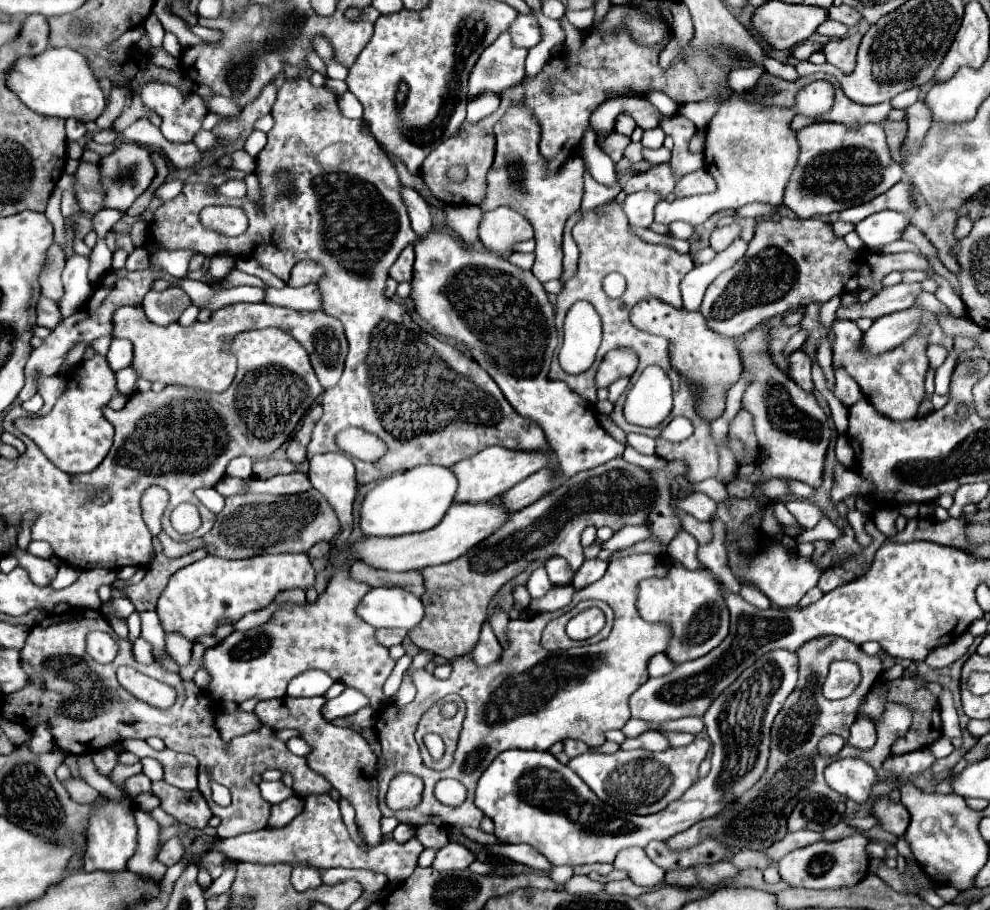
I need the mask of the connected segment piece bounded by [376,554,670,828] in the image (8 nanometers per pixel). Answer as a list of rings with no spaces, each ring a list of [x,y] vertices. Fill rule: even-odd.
[[[630,554],[624,558],[616,558],[608,564],[606,574],[582,588],[574,592],[574,600],[570,602],[572,606],[576,606],[580,600],[584,598],[594,598],[594,600],[604,600],[606,604],[610,604],[610,608],[614,610],[616,618],[614,618],[614,628],[610,632],[610,636],[598,644],[592,646],[580,646],[578,650],[564,650],[564,652],[548,652],[540,646],[540,634],[544,624],[548,624],[552,618],[560,616],[566,612],[566,608],[560,608],[558,612],[538,612],[534,614],[530,620],[510,620],[508,624],[508,636],[510,636],[510,648],[506,648],[502,652],[502,658],[496,664],[490,664],[486,668],[478,668],[468,656],[460,656],[454,660],[452,664],[452,676],[448,680],[440,680],[434,674],[422,670],[414,670],[412,672],[412,682],[418,688],[416,700],[410,702],[404,708],[398,708],[396,704],[384,704],[378,710],[378,722],[376,722],[376,732],[378,732],[378,740],[382,746],[382,756],[390,758],[394,764],[388,766],[386,770],[380,772],[380,792],[378,792],[378,804],[382,810],[382,816],[396,816],[398,822],[410,824],[414,828],[420,828],[424,824],[436,824],[440,828],[452,828],[452,826],[472,826],[472,828],[480,828],[480,820],[482,820],[482,812],[474,806],[474,790],[476,790],[476,782],[482,776],[482,772],[488,768],[488,764],[504,750],[512,750],[512,748],[520,748],[520,750],[548,750],[554,742],[560,742],[564,738],[578,738],[582,742],[586,742],[588,746],[600,746],[606,742],[604,734],[608,730],[614,728],[622,728],[628,720],[630,720],[630,708],[628,708],[628,698],[632,696],[632,692],[636,692],[646,680],[648,680],[648,670],[646,664],[648,660],[658,654],[664,652],[670,640],[670,630],[664,624],[650,624],[640,620],[638,612],[636,612],[636,586],[640,580],[644,578],[652,578],[652,576],[664,576],[666,574],[666,560],[652,556],[652,554]],[[446,694],[460,694],[466,702],[466,718],[462,724],[462,734],[458,740],[458,756],[454,756],[454,762],[450,768],[438,772],[428,768],[422,758],[420,758],[420,750],[418,744],[414,742],[414,732],[416,732],[416,724],[420,722],[422,714],[436,704],[440,698],[444,698]],[[400,772],[410,772],[414,776],[420,776],[424,780],[424,792],[422,792],[422,802],[412,808],[412,810],[400,810],[400,812],[390,812],[390,808],[384,808],[384,794],[388,790],[390,780],[400,774]],[[440,778],[456,778],[460,780],[464,786],[468,786],[468,798],[464,804],[450,808],[450,806],[442,806],[434,798],[432,790],[434,784]]]

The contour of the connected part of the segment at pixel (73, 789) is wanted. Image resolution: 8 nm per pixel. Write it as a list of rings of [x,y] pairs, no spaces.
[[[70,778],[70,780],[64,782],[64,786],[66,786],[70,798],[72,798],[74,802],[78,802],[78,804],[92,804],[92,802],[96,800],[96,790],[90,788],[84,780],[74,780],[74,778]]]

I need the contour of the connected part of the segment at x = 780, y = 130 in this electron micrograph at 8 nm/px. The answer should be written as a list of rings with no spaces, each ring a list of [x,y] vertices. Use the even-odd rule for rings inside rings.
[[[748,92],[732,94],[726,102],[722,102],[706,130],[704,166],[716,180],[718,190],[712,196],[676,198],[674,202],[660,200],[654,210],[654,222],[672,224],[682,220],[696,226],[704,224],[704,220],[718,210],[736,210],[750,202],[780,206],[786,182],[800,152],[796,130],[792,130],[790,122],[790,108],[758,104]]]

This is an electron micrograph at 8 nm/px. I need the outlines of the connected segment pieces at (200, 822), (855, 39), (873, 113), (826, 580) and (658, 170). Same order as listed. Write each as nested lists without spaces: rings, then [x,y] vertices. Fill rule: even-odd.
[[[160,780],[152,784],[152,792],[160,798],[160,808],[178,822],[200,830],[208,826],[212,812],[200,790],[180,790]]]
[[[852,34],[852,36],[844,36],[840,40],[828,42],[822,50],[826,56],[826,62],[834,64],[844,74],[850,74],[856,64],[856,50],[860,46],[860,40],[862,40],[862,34]]]
[[[836,90],[836,102],[834,104],[834,120],[842,122],[846,126],[860,126],[866,122],[882,122],[886,114],[892,110],[890,104],[876,104],[872,106],[856,104],[850,98],[844,96],[844,92]]]
[[[832,568],[832,570],[824,570],[824,572],[822,572],[820,582],[818,582],[818,588],[820,588],[822,592],[830,592],[830,590],[834,590],[836,586],[846,584],[846,582],[850,582],[850,580],[854,580],[854,574],[852,574],[852,572],[844,572],[842,568]]]
[[[660,164],[660,166],[652,166],[646,172],[636,172],[634,176],[630,176],[630,180],[624,186],[626,194],[632,192],[640,192],[640,190],[654,190],[660,192],[662,196],[670,194],[674,190],[674,170],[670,164]]]

